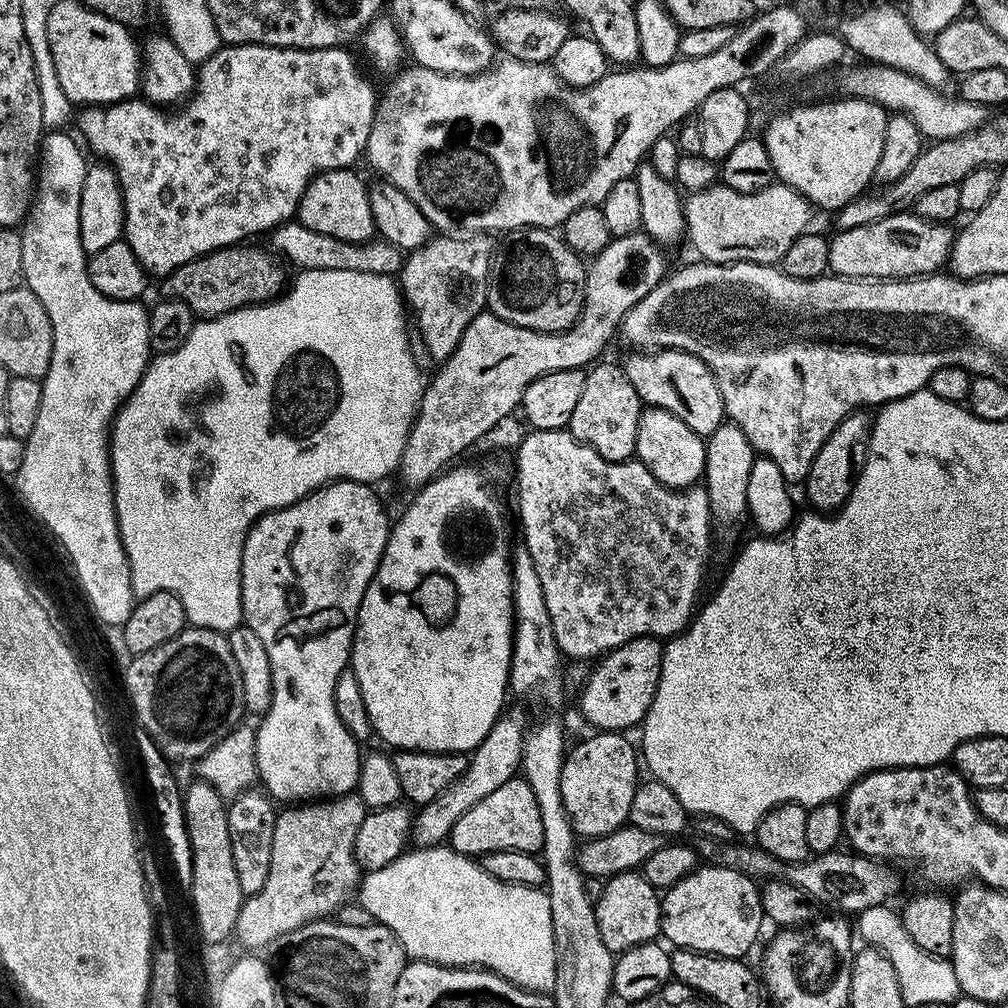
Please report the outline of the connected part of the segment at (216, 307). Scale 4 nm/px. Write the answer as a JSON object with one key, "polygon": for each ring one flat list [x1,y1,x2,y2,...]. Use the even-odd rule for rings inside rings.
{"polygon":[[241,242,231,248,219,248,216,252,207,252,205,256,175,268,163,281,163,295,186,302,186,306,190,306,193,314,200,318,224,316,239,308,277,299,286,288,285,265,275,251,267,247,251,248,250,245]]}

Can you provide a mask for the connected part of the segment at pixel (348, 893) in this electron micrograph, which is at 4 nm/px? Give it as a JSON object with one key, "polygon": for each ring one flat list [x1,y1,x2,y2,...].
{"polygon":[[359,795,321,798,285,808,288,809,277,815,274,826,266,886,258,894,247,897,238,914,234,936,248,950,260,950,256,948,271,945,290,930,331,917,335,908,342,907,351,898,362,877,354,854,354,838,366,815]]}

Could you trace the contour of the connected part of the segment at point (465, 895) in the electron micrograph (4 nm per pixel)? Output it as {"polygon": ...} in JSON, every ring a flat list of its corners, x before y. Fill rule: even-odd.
{"polygon":[[437,846,435,848,421,848,416,852,405,850,394,862,382,866,382,870,374,870,370,876,376,880,376,888,380,891,380,900,372,904,373,921,385,924,402,942,405,957,412,960,425,960,431,964,444,964,448,968,486,968,489,972,497,972,502,978,506,978,511,984,517,984,519,988,525,988,528,992,551,993,556,985,556,951,554,950,554,930,550,918,550,902,547,891,540,888,527,888,521,884,507,884,490,874,486,874,479,863,471,856,464,856,455,852,450,846]]}

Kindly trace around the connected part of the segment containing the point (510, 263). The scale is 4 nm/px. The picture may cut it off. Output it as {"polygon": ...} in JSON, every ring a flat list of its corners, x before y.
{"polygon":[[522,228,507,233,508,240,504,249,499,249,492,265,492,278,488,282,487,311,498,318,508,320,530,330,539,332,566,332,577,320,586,307,588,276,584,273,585,261,577,256,569,244,551,229]]}

